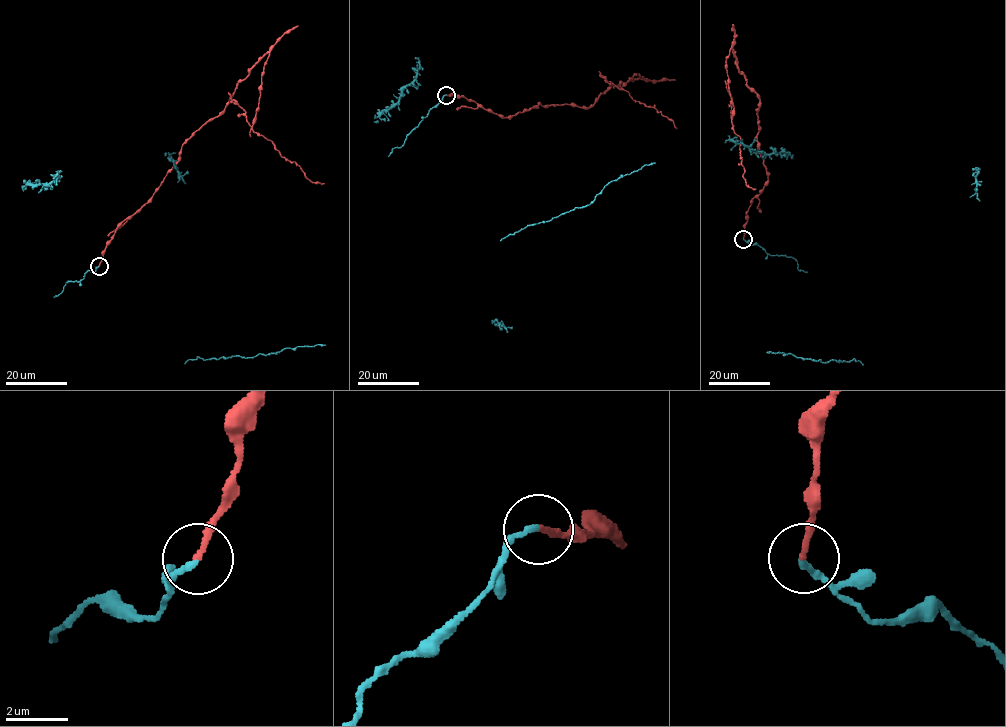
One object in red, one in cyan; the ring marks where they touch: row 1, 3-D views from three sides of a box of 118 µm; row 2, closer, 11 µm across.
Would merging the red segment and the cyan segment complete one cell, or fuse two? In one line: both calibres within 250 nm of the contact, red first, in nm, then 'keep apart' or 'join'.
calibres 180 and 180 nm; keep apart

